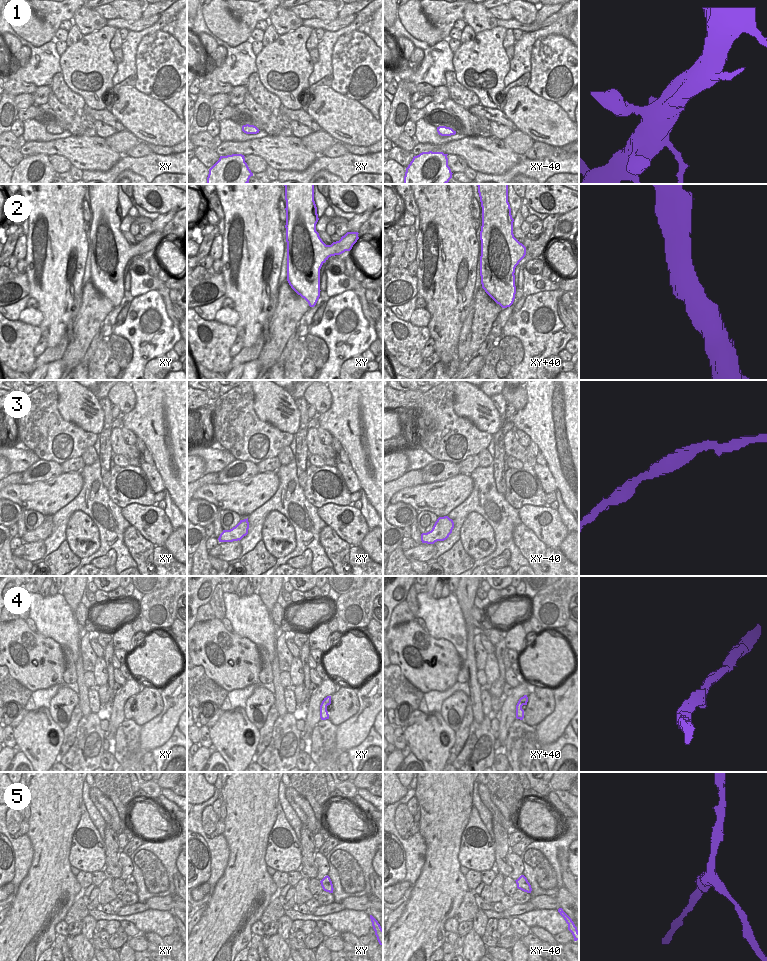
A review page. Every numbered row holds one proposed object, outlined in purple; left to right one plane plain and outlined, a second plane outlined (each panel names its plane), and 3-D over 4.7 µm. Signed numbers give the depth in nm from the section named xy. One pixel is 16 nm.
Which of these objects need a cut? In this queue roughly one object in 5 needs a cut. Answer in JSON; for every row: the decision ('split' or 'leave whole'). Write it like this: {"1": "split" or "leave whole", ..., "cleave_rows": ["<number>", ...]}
{"1": "leave whole", "2": "leave whole", "3": "leave whole", "4": "leave whole", "5": "leave whole", "cleave_rows": []}

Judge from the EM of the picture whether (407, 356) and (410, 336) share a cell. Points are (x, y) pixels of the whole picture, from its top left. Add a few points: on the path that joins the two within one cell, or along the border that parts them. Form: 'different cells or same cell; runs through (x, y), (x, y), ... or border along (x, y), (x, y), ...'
same cell; runs through (407, 351), (407, 341)

